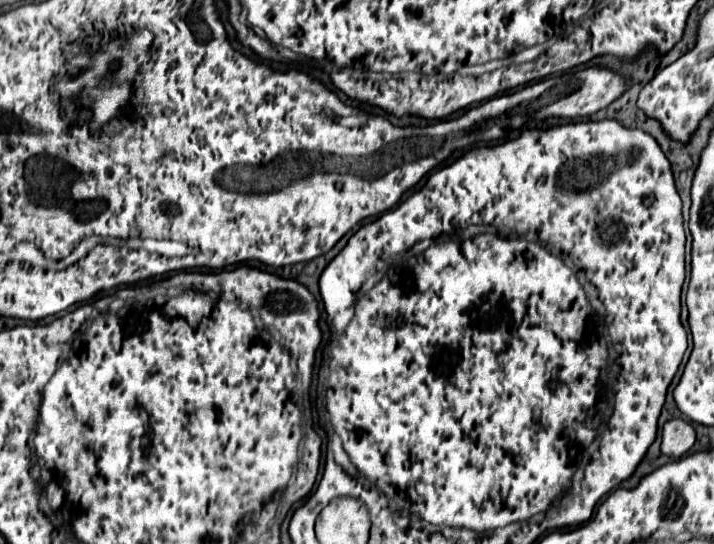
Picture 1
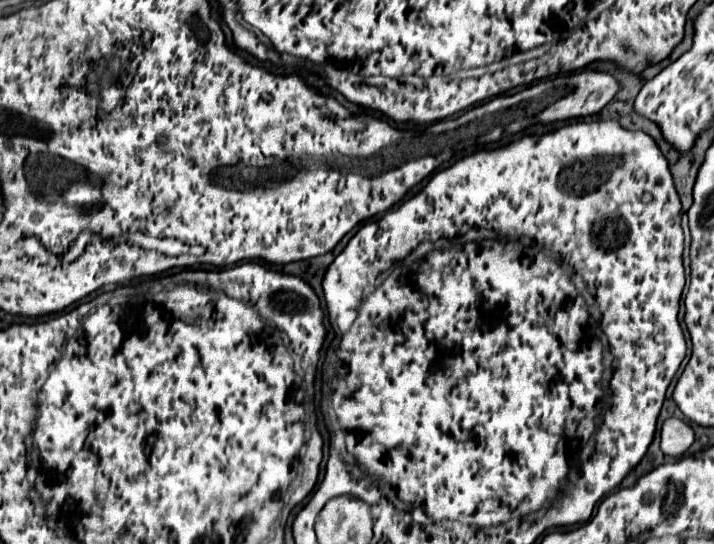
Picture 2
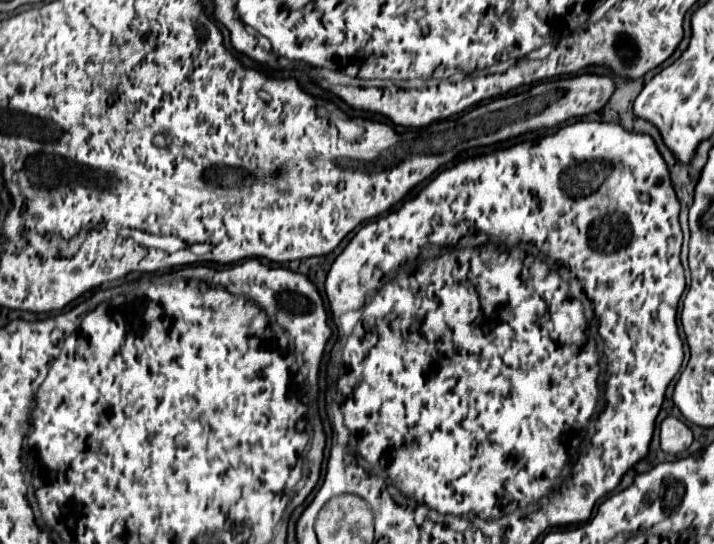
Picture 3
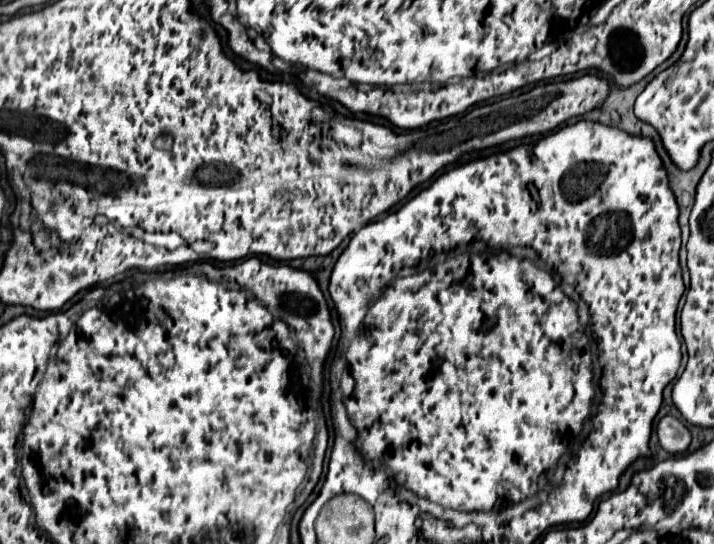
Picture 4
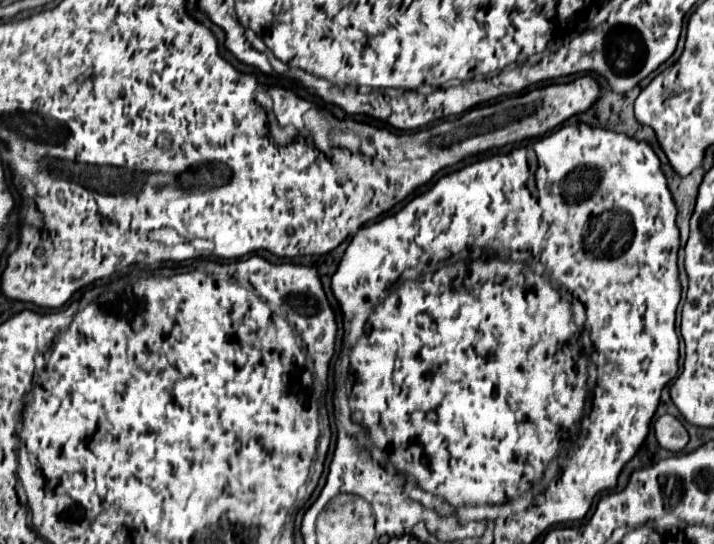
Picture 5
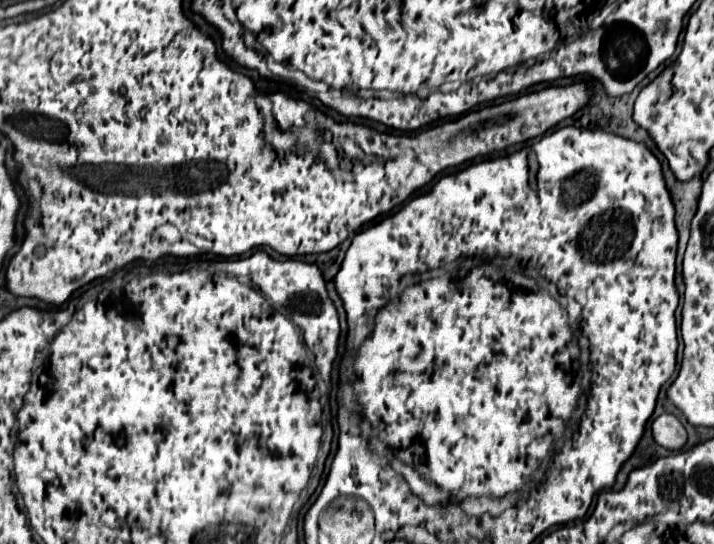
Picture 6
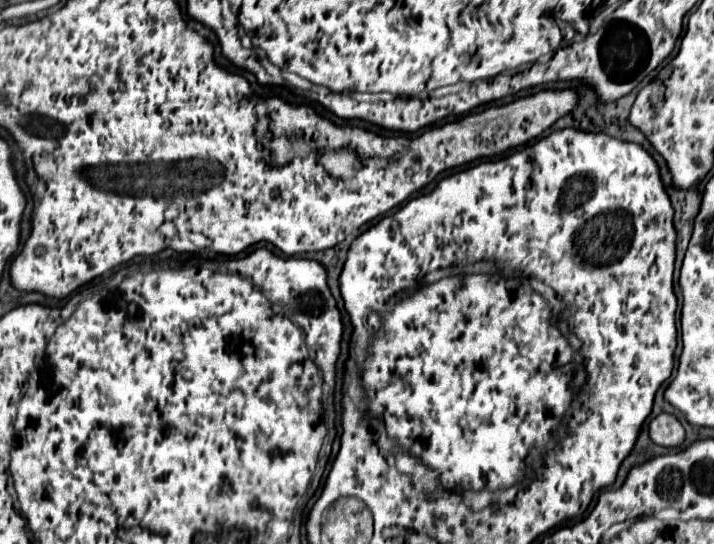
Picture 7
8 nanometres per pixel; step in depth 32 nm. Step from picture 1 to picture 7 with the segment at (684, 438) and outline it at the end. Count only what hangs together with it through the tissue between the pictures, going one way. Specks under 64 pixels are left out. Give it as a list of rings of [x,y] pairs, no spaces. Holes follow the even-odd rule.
[[[660,414],[648,424],[648,434],[650,440],[660,444],[660,446],[680,446],[684,440],[684,428],[672,414]]]

